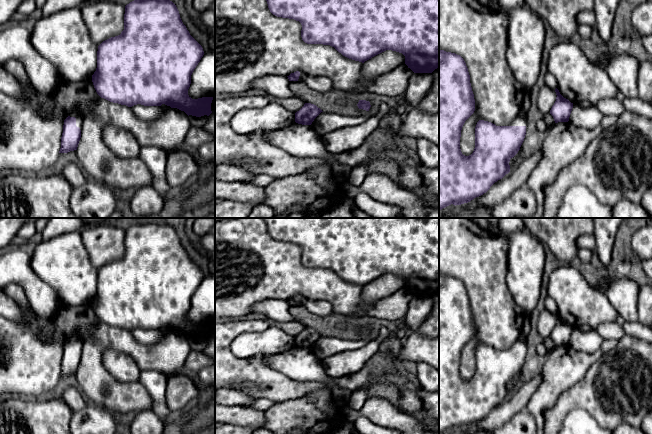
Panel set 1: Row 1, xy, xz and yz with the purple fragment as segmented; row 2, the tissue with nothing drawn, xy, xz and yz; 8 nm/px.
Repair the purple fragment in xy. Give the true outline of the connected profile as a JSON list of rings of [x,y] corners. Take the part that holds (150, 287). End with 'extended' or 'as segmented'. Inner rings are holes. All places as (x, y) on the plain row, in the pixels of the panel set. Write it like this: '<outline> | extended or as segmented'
[[[141,223],[141,224],[134,224],[125,230],[125,238],[124,238],[124,254],[121,256],[120,259],[111,261],[105,265],[103,265],[98,270],[97,275],[97,292],[94,298],[92,299],[92,306],[97,318],[110,326],[118,327],[121,329],[126,329],[128,331],[132,331],[137,328],[141,328],[144,330],[161,330],[165,328],[170,330],[171,332],[177,332],[181,335],[184,335],[188,340],[196,340],[201,341],[204,339],[209,340],[211,335],[211,327],[213,321],[202,321],[198,323],[192,323],[188,319],[188,313],[191,308],[191,299],[200,286],[201,282],[204,279],[204,275],[202,270],[190,259],[189,255],[187,254],[186,250],[183,248],[179,235],[176,229],[166,223],[158,224],[158,223]]] | as segmented

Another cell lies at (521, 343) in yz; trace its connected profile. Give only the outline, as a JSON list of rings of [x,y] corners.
[[[521,335],[518,341],[509,350],[526,350],[527,351],[526,338]]]

